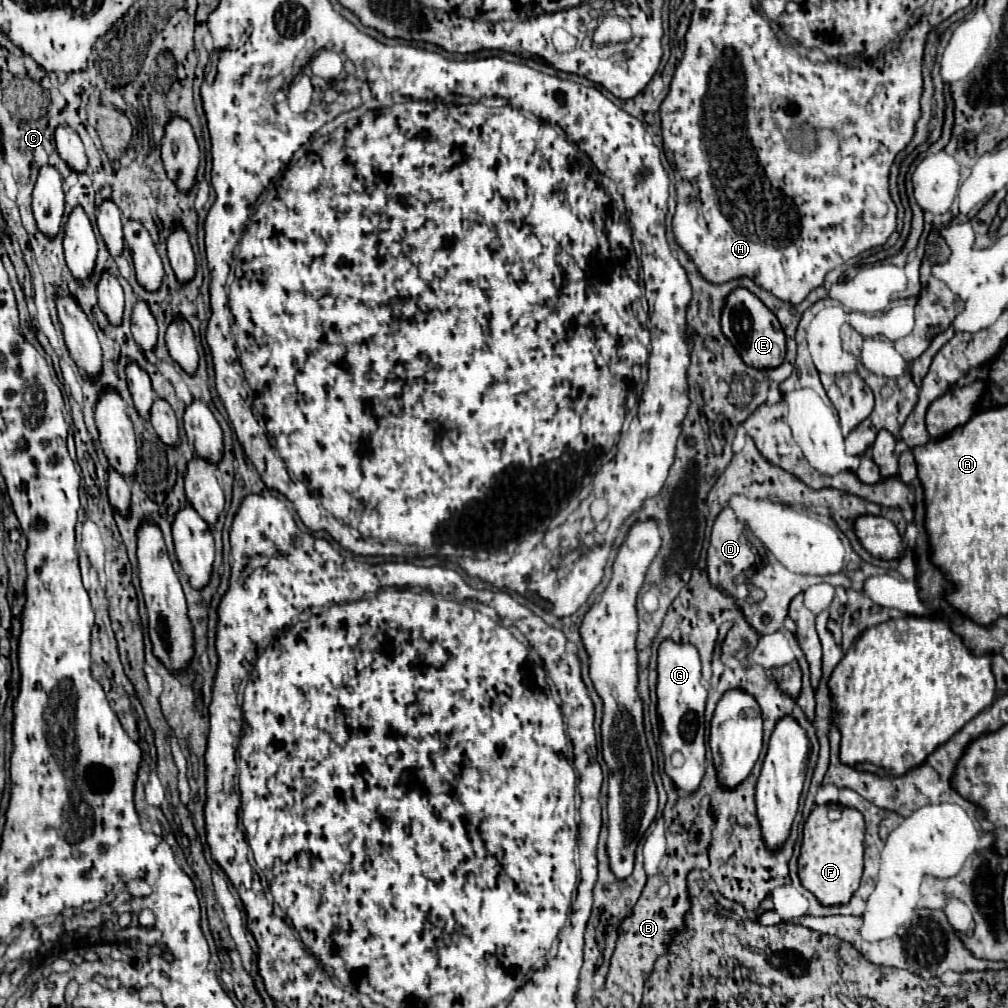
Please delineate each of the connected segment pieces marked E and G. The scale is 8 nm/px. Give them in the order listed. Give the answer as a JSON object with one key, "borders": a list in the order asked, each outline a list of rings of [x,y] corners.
{"borders":[[[[736,289],[728,295],[722,311],[722,333],[736,347],[742,361],[754,369],[774,369],[786,357],[786,337],[774,313],[748,289]]],[[[664,639],[658,647],[658,715],[662,721],[660,747],[664,753],[666,775],[686,793],[698,789],[704,777],[704,705],[706,689],[700,681],[700,657],[692,643],[676,643]]]]}

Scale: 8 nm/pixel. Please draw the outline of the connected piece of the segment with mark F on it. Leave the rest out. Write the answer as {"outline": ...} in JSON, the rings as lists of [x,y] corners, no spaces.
{"outline":[[[816,805],[804,823],[804,841],[798,857],[802,885],[824,905],[848,903],[860,885],[864,853],[864,817],[852,807],[842,807],[838,819],[830,819],[830,805]]]}

